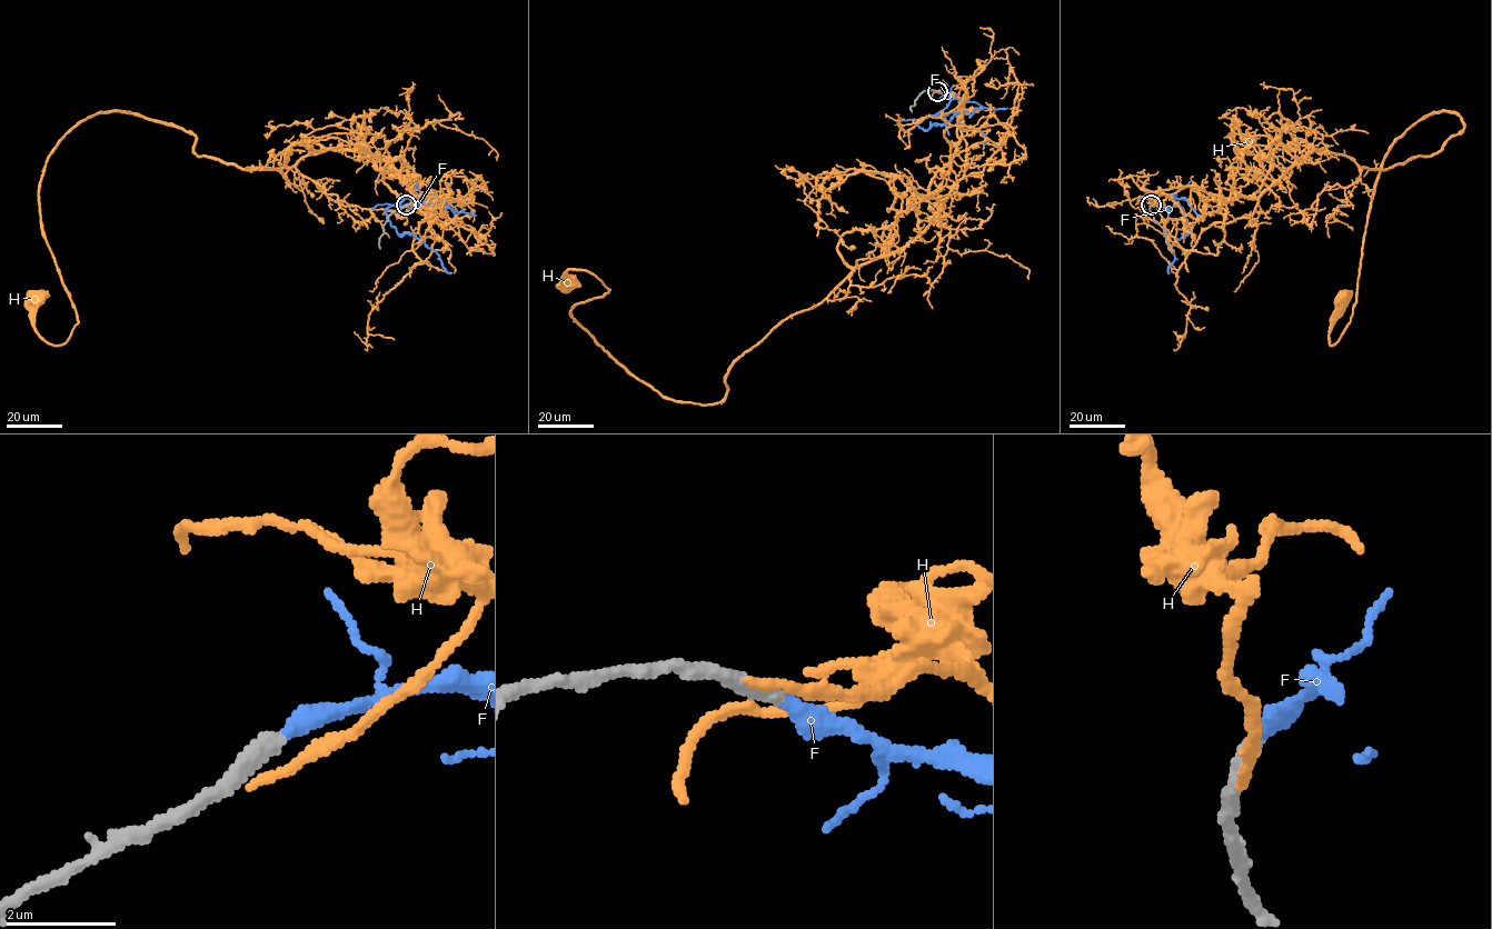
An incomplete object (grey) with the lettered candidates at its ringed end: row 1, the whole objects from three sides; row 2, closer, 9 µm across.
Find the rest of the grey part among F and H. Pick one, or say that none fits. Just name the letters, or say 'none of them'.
F

